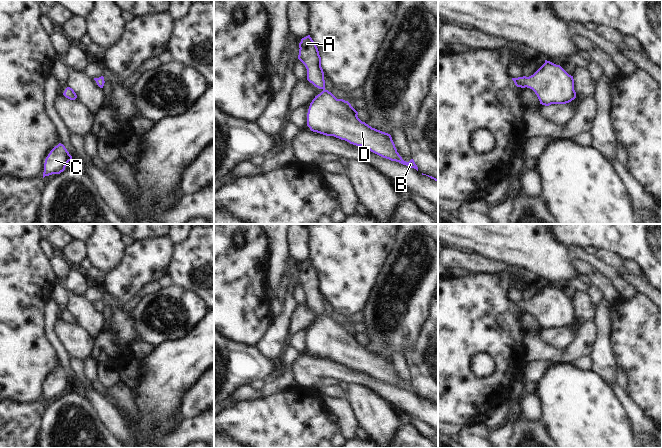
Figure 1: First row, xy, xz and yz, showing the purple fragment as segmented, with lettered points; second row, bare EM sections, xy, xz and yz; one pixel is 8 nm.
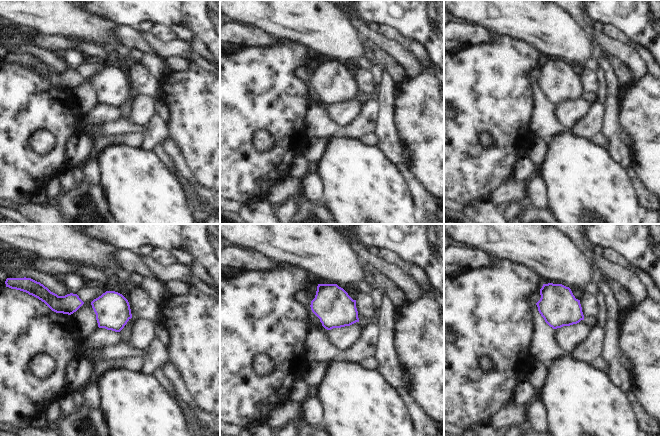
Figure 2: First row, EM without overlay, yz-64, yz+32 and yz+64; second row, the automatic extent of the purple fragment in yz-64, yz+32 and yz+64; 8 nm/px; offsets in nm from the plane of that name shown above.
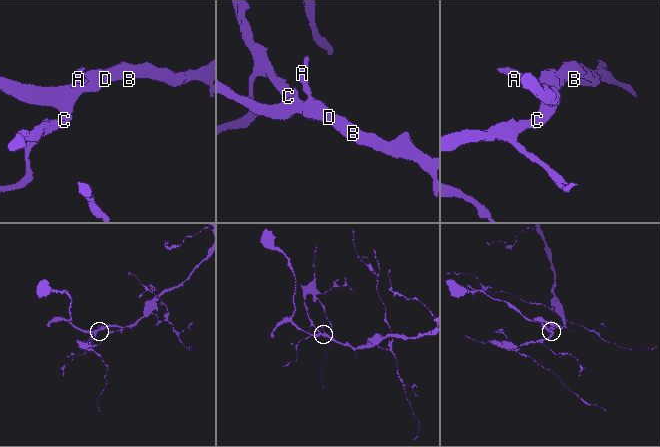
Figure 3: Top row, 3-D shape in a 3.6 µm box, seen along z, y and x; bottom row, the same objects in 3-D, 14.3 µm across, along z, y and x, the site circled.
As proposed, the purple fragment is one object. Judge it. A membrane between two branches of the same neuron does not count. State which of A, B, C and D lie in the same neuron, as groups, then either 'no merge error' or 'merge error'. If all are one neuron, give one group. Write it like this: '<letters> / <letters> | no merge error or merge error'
A B C D | no merge error

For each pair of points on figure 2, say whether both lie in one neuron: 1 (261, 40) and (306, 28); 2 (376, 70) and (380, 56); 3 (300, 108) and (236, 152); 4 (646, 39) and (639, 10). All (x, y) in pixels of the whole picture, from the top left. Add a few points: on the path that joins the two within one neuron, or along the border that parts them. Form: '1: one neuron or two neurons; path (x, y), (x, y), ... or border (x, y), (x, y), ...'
1: two neurons; border (253, 27), (260, 28), (271, 35), (290, 41)
2: two neurons; border (375, 62), (383, 69)
3: one neuron; path (282, 108), (270, 108), (244, 134)
4: one neuron; path (646, 32), (646, 17)

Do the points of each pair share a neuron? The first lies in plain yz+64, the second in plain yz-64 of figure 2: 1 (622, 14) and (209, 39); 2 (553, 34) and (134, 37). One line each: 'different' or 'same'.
1: same
2: different

